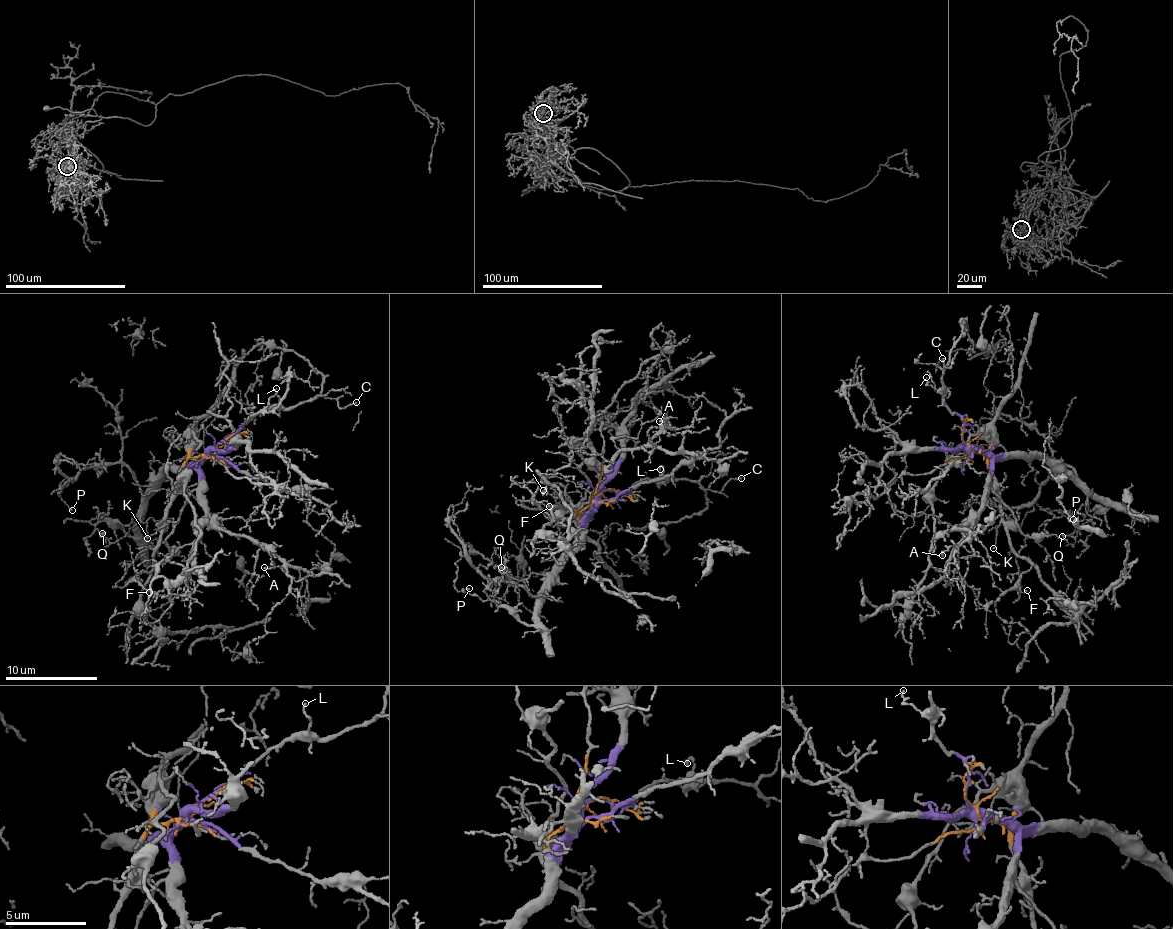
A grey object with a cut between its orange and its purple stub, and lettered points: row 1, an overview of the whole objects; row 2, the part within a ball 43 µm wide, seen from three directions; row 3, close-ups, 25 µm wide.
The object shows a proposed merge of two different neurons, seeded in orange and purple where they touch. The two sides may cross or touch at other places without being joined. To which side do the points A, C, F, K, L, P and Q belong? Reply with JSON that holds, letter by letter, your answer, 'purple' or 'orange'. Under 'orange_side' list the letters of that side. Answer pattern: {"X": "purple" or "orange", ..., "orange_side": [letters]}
{"A": "purple", "C": "purple", "F": "orange", "K": "orange", "L": "purple", "P": "purple", "Q": "purple", "orange_side": ["F", "K"]}

